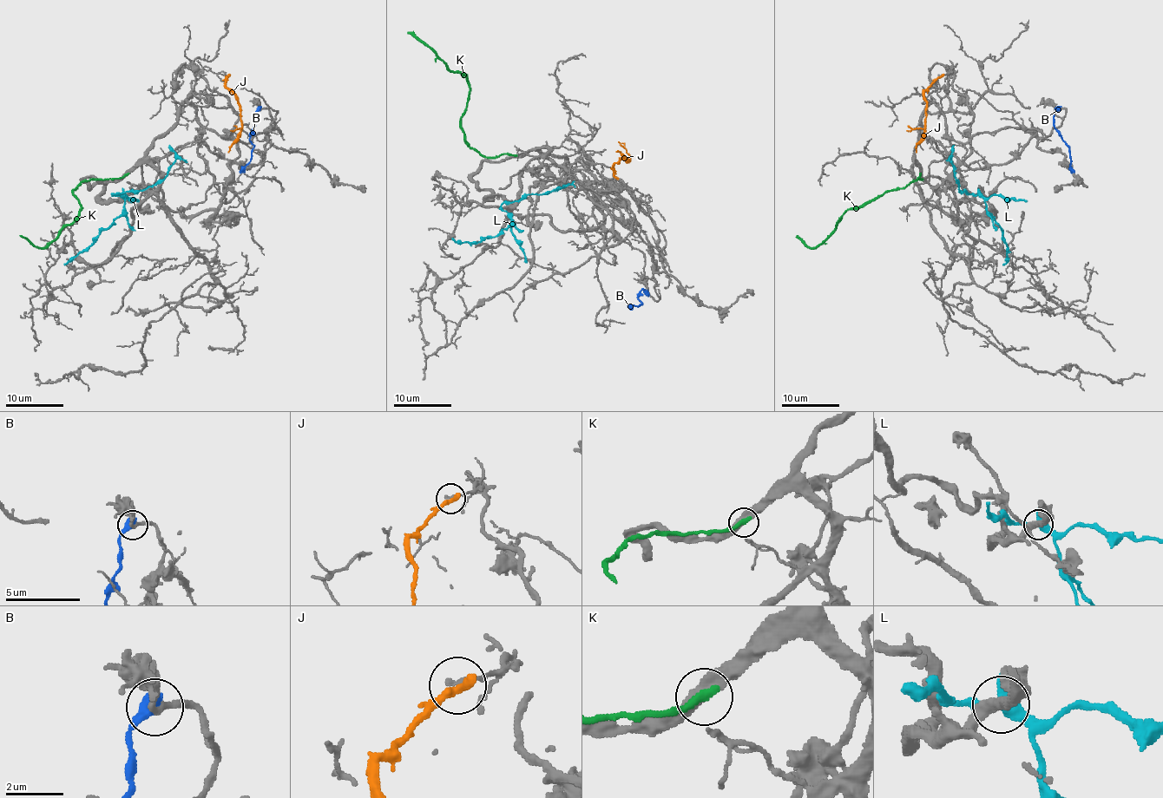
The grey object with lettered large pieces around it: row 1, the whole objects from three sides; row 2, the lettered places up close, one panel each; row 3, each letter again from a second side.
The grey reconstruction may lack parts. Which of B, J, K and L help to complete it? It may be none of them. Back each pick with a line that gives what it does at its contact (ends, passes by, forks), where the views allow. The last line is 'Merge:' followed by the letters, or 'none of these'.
K: it ends there
Merge: K

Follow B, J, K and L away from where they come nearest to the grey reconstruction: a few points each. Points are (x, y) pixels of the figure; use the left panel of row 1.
B: (259, 108), (254, 114), (254, 127), (250, 134), (252, 146), (250, 161), (239, 173)
J: (226, 75), (226, 86), (239, 107), (241, 123), (239, 137), (228, 152)
K: (126, 174), (82, 182), (73, 191), (82, 206), (79, 215), (42, 248), (37, 248), (20, 235)
L: (121, 194), (113, 194), (138, 192), (156, 185), (175, 160), (175, 152), (169, 145)

